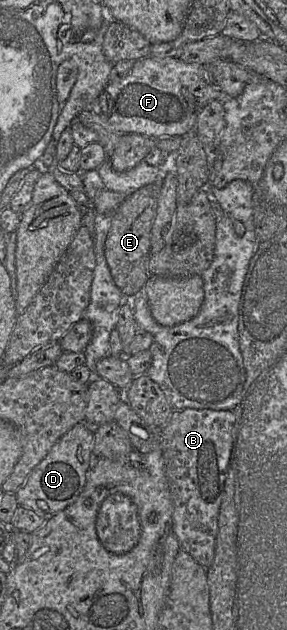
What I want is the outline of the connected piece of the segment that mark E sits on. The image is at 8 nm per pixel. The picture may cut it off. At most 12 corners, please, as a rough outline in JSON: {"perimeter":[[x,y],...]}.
{"perimeter":[[161,182],[112,213],[104,253],[126,297],[149,278]]}

